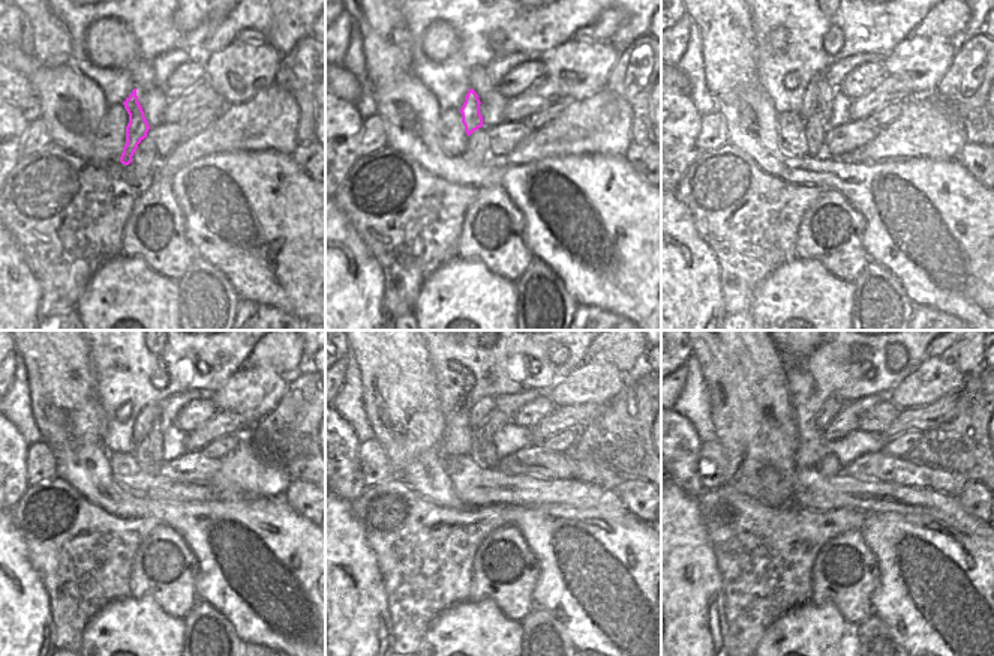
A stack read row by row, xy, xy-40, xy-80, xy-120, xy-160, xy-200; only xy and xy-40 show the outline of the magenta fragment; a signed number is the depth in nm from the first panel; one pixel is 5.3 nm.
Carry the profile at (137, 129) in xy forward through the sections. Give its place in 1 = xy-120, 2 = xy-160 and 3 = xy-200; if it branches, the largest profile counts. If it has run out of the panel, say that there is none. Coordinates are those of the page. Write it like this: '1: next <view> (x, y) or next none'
1: next xy-120 (152, 413)
2: next xy-160 (482, 410)
3: next xy-200 (832, 406)

